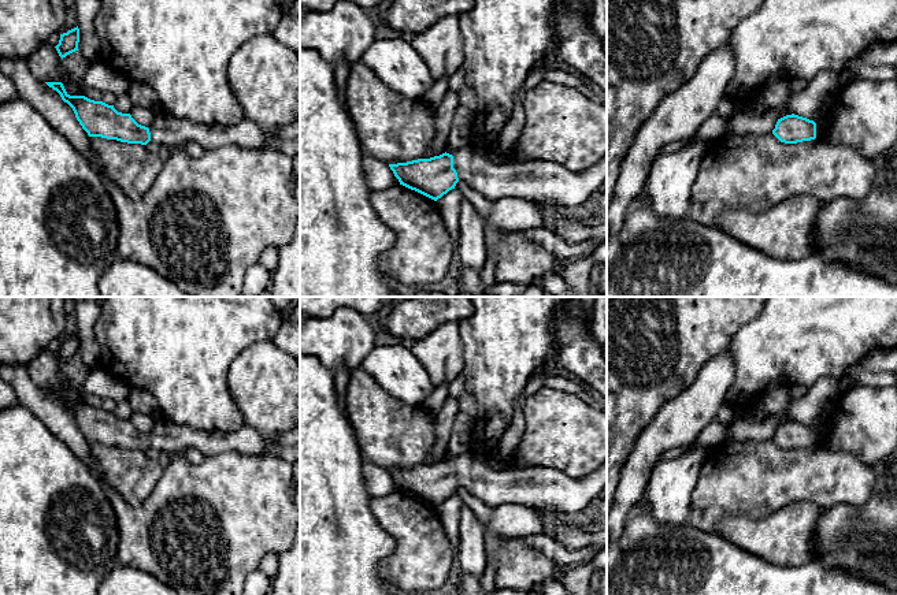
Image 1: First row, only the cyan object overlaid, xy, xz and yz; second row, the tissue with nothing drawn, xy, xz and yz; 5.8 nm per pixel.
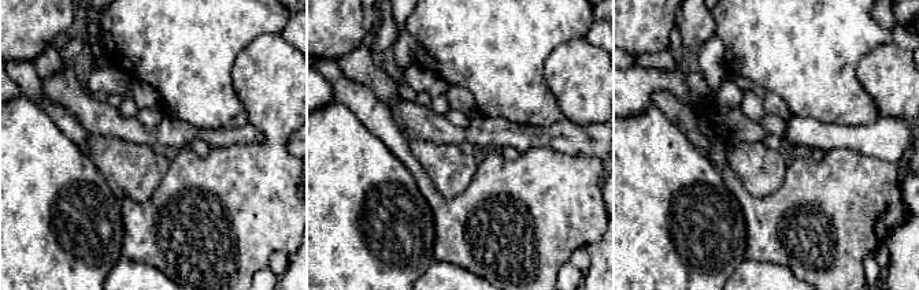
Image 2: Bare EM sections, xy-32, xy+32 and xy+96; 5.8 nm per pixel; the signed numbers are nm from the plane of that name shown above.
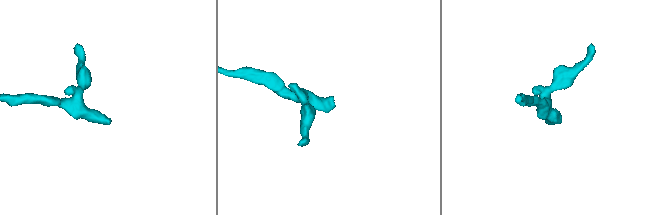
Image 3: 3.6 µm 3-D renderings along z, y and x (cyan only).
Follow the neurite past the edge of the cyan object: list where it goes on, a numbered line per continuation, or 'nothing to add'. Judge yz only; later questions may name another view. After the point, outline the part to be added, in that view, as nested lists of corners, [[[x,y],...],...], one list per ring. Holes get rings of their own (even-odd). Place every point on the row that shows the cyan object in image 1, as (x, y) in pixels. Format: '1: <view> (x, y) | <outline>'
nothing to add

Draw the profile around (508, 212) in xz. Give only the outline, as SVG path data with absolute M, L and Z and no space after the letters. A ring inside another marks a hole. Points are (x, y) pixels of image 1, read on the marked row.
M501 197L494 201L489 220L500 230L545 230L548 226L535 204L518 197Z

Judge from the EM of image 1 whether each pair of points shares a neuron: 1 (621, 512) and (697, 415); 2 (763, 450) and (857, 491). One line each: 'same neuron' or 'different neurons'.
1: same neuron
2: same neuron

